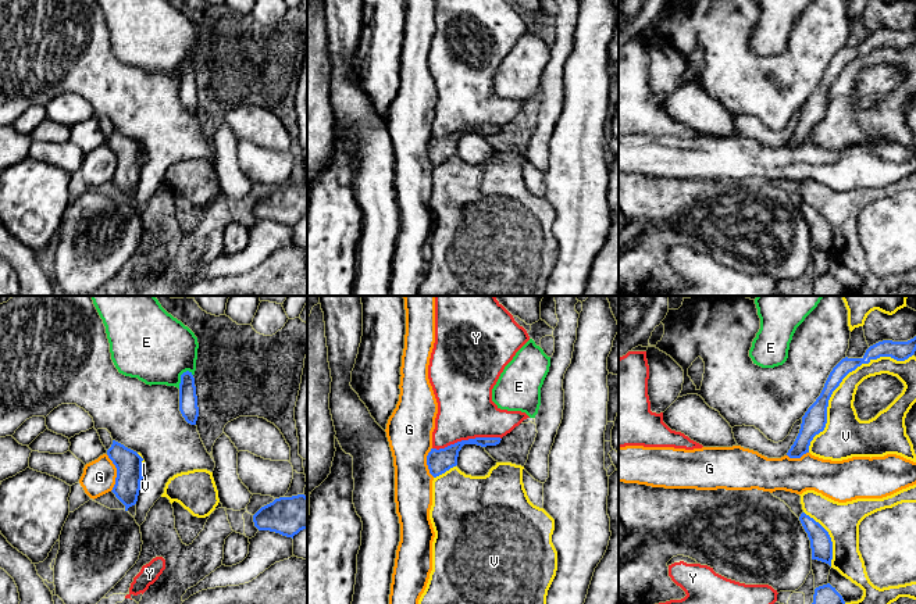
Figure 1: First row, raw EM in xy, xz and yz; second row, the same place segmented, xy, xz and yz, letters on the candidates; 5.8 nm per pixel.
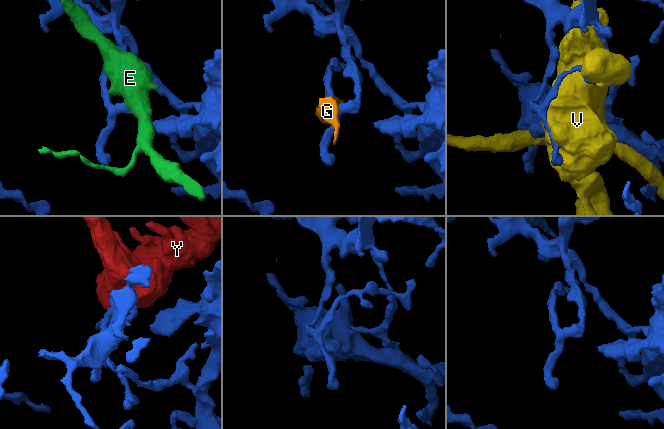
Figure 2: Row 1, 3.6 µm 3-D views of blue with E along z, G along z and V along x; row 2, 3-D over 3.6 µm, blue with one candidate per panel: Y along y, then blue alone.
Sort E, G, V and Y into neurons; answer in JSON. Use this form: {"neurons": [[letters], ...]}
{"neurons": [["E"], ["G"], ["V"], ["Y"]]}

